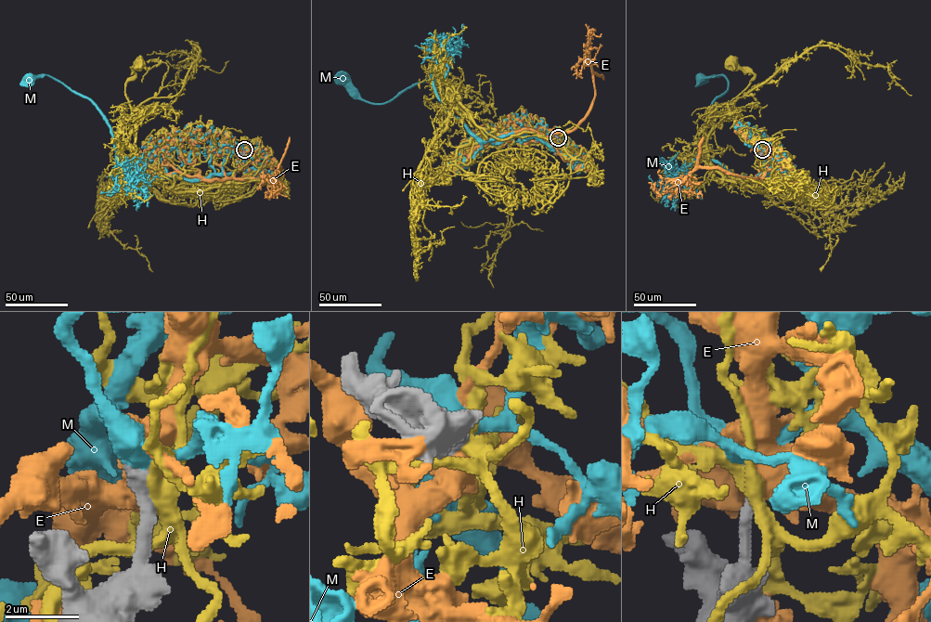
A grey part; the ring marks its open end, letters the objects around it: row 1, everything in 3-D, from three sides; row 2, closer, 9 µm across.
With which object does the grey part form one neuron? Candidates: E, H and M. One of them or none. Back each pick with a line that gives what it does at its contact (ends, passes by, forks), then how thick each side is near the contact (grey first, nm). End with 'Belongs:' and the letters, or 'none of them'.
M: it forks; calibres 550 and 480 nm
Belongs: M

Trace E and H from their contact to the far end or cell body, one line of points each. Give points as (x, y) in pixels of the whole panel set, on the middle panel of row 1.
E: (559, 137), (550, 145), (544, 136), (523, 129)
H: (559, 137), (523, 132), (497, 139), (474, 123), (447, 83), (439, 124), (448, 130), (453, 107)

